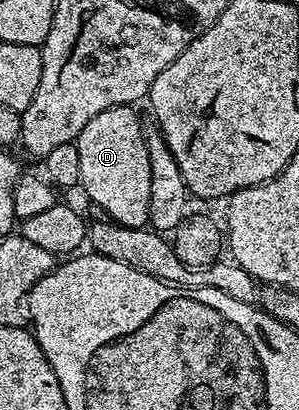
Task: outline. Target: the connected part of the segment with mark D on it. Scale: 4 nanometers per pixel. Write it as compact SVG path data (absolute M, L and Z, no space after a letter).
M119 105L102 111L102 115L94 115L82 127L74 144L78 147L78 155L82 166L79 188L104 212L103 216L110 221L116 221L126 227L145 228L148 222L150 207L151 177L150 157L147 155L146 129L140 126L140 117L131 105Z

